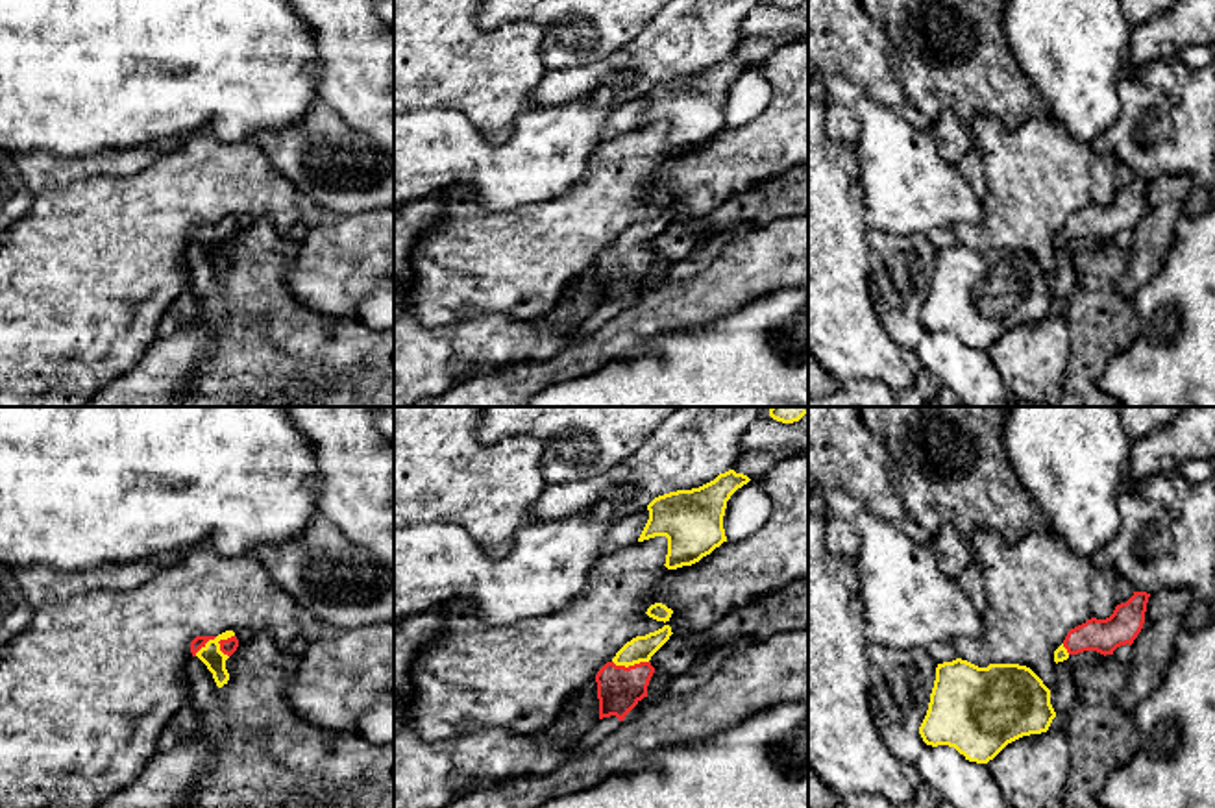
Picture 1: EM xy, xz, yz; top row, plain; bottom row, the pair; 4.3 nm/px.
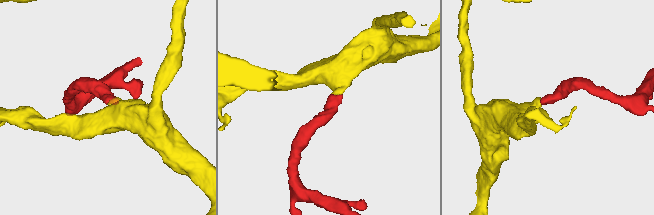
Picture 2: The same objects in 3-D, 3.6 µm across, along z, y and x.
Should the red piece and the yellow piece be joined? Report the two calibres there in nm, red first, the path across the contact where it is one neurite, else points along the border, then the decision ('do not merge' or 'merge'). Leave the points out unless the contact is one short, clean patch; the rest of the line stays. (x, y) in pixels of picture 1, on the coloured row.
200/110 nm | across xz (620, 688), (631, 666), (638, 649) | merge

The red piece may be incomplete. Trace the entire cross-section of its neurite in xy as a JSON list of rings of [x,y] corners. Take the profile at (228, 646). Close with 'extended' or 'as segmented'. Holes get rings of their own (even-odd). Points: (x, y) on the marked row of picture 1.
[[[226,630],[218,636],[196,636],[190,642],[192,656],[198,656],[207,666],[218,688],[229,680],[226,660],[237,651],[237,647],[239,640],[233,630]]]; extended

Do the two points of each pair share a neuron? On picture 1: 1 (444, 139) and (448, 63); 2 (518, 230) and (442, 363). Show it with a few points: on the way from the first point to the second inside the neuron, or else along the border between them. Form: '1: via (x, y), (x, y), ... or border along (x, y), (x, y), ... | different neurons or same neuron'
1: border along (413, 110), (459, 110), (481, 135) | different neurons
2: border along (513, 317), (479, 311), (428, 326) | different neurons

